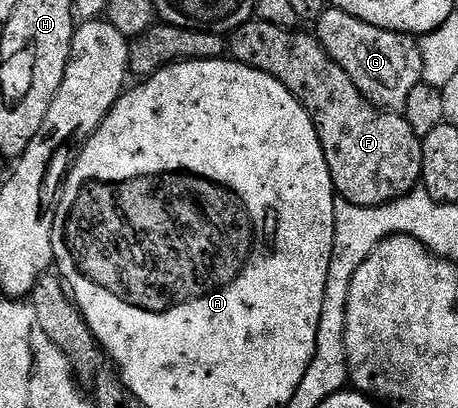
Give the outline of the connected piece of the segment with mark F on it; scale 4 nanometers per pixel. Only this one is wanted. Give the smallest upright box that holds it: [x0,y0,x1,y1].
[226,18,422,208]

